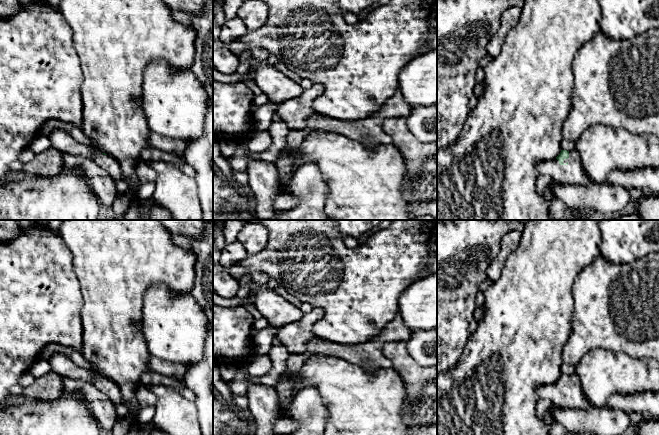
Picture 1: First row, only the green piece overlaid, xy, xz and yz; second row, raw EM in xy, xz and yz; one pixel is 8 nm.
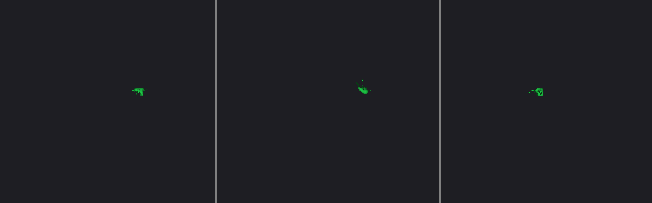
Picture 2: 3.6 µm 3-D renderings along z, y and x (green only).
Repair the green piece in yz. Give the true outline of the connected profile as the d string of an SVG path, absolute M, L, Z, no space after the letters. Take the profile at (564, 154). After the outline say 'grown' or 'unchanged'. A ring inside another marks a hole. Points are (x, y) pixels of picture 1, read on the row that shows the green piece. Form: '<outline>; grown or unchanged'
M561 150L554 160L537 164L539 175L549 176L560 184L594 184L585 173L577 150Z; grown

